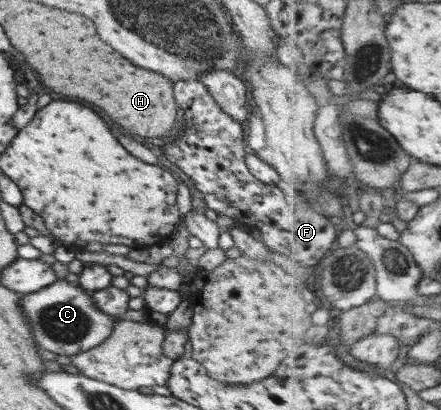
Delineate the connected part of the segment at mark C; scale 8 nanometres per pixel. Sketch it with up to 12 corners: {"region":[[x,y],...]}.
{"region":[[59,279],[21,294],[35,343],[57,355],[91,350],[120,317]]}

